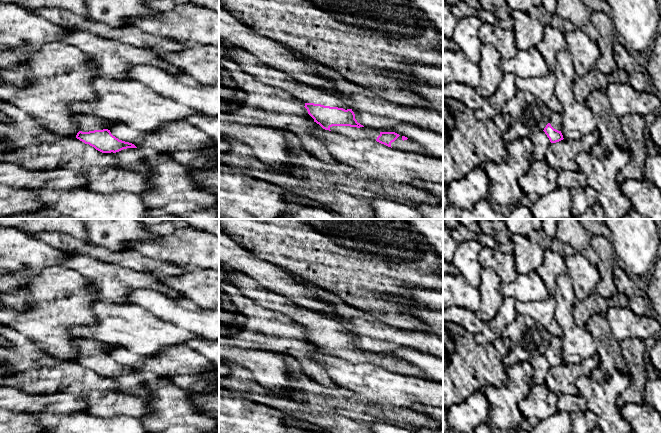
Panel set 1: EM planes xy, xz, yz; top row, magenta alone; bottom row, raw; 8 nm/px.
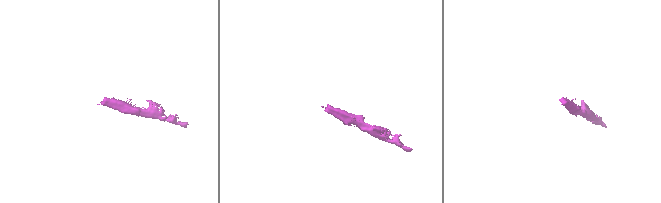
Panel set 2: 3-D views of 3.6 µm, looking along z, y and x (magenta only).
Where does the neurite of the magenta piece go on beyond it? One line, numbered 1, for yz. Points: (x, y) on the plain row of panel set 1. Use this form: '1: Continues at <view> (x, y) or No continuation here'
1: Continues at yz (556, 343)

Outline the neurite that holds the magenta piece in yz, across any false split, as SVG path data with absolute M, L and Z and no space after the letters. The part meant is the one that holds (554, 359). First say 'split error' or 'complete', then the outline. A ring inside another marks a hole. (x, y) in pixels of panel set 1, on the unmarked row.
split error; M552 336L550 346L546 349L546 351L543 354L551 367L556 367L564 363L561 357L561 352L562 352L561 338Z

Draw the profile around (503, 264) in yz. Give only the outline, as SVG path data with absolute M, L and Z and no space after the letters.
M483 247L478 255L482 268L493 269L502 283L511 283L517 276L516 262L512 253L503 253L499 248Z

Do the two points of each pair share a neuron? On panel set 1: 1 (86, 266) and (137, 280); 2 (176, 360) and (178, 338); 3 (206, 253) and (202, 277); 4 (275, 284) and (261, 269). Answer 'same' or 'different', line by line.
1: same
2: different
3: different
4: same

